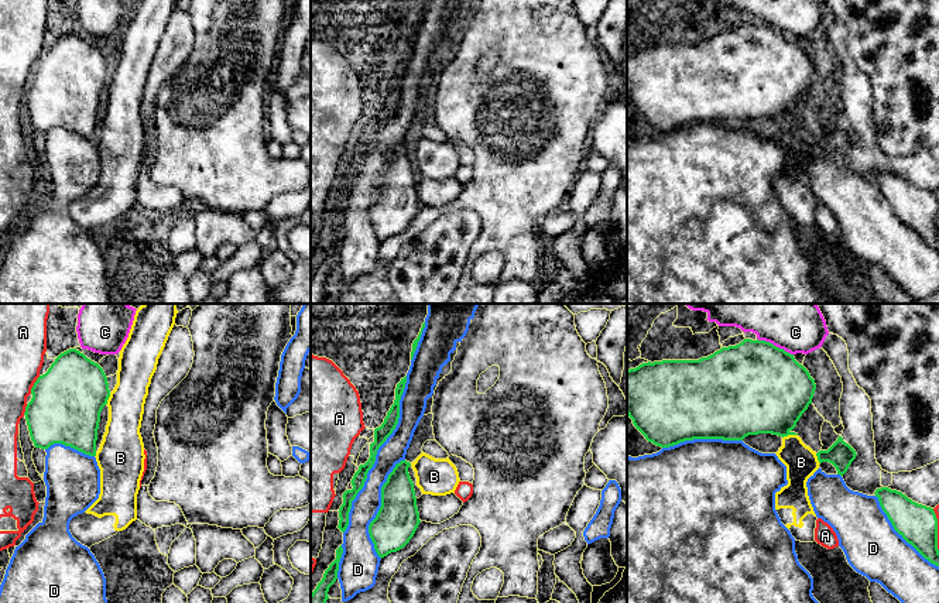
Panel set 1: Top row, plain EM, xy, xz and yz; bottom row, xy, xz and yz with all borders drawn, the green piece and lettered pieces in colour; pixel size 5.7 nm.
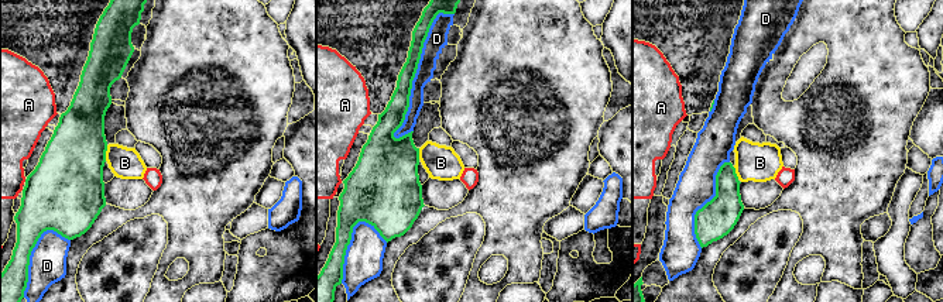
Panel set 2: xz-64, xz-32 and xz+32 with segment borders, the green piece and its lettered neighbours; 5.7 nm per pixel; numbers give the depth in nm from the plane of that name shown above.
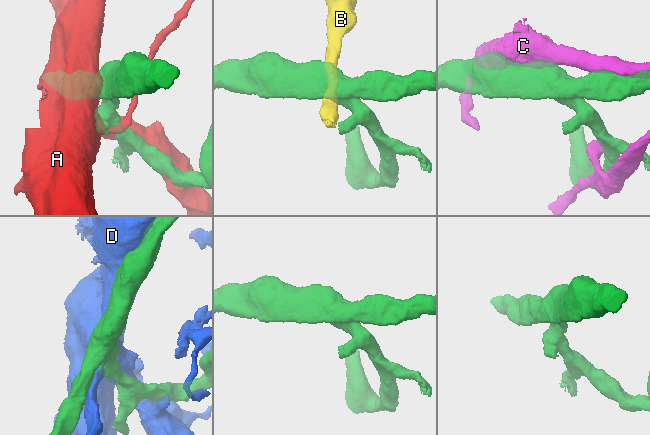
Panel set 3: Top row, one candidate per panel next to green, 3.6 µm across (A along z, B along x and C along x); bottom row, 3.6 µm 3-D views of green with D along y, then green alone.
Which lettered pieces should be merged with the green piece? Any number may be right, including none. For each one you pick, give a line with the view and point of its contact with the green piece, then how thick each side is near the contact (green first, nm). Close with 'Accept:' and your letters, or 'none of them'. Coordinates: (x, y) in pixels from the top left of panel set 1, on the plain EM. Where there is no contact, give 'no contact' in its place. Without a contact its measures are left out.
B: meets green in yz at (790, 117); 440 nm thick on the green side, 180 nm on the other
Accept: B

